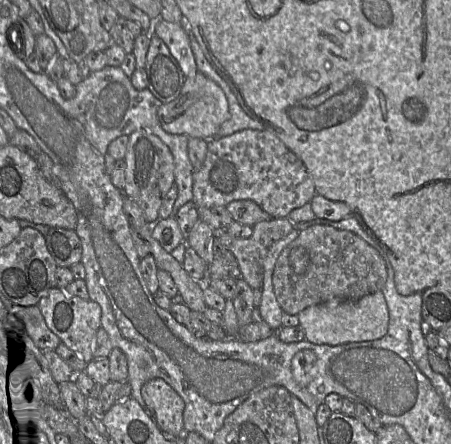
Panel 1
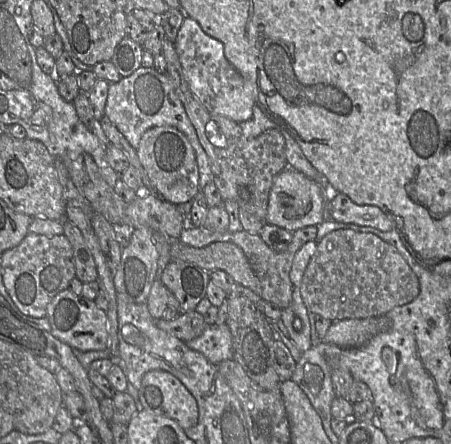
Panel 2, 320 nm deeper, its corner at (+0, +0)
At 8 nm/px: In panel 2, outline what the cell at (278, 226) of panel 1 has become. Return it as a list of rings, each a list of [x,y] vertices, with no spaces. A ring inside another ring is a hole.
[[[307,226],[293,232],[292,241],[288,249],[284,252],[272,250],[257,234],[251,234],[245,230],[234,233],[227,233],[226,239],[238,246],[245,254],[248,262],[258,277],[262,292],[261,298],[280,309],[287,308],[292,302],[292,283],[290,271],[297,251],[307,242],[313,241],[317,236],[316,226]]]

